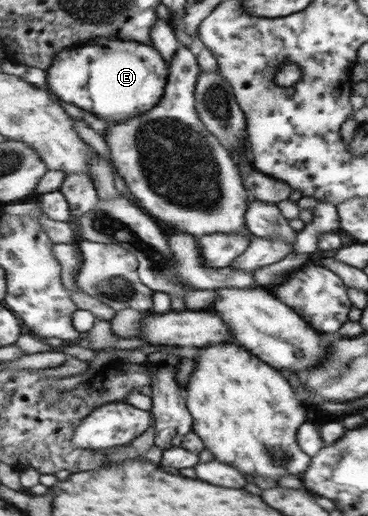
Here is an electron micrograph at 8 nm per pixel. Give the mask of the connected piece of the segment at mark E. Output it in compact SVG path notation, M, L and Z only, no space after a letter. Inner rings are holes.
M100 38L84 46L67 48L56 55L53 65L47 70L49 87L59 100L78 106L107 123L128 120L152 110L165 96L169 82L169 66L156 45L114 38Z

